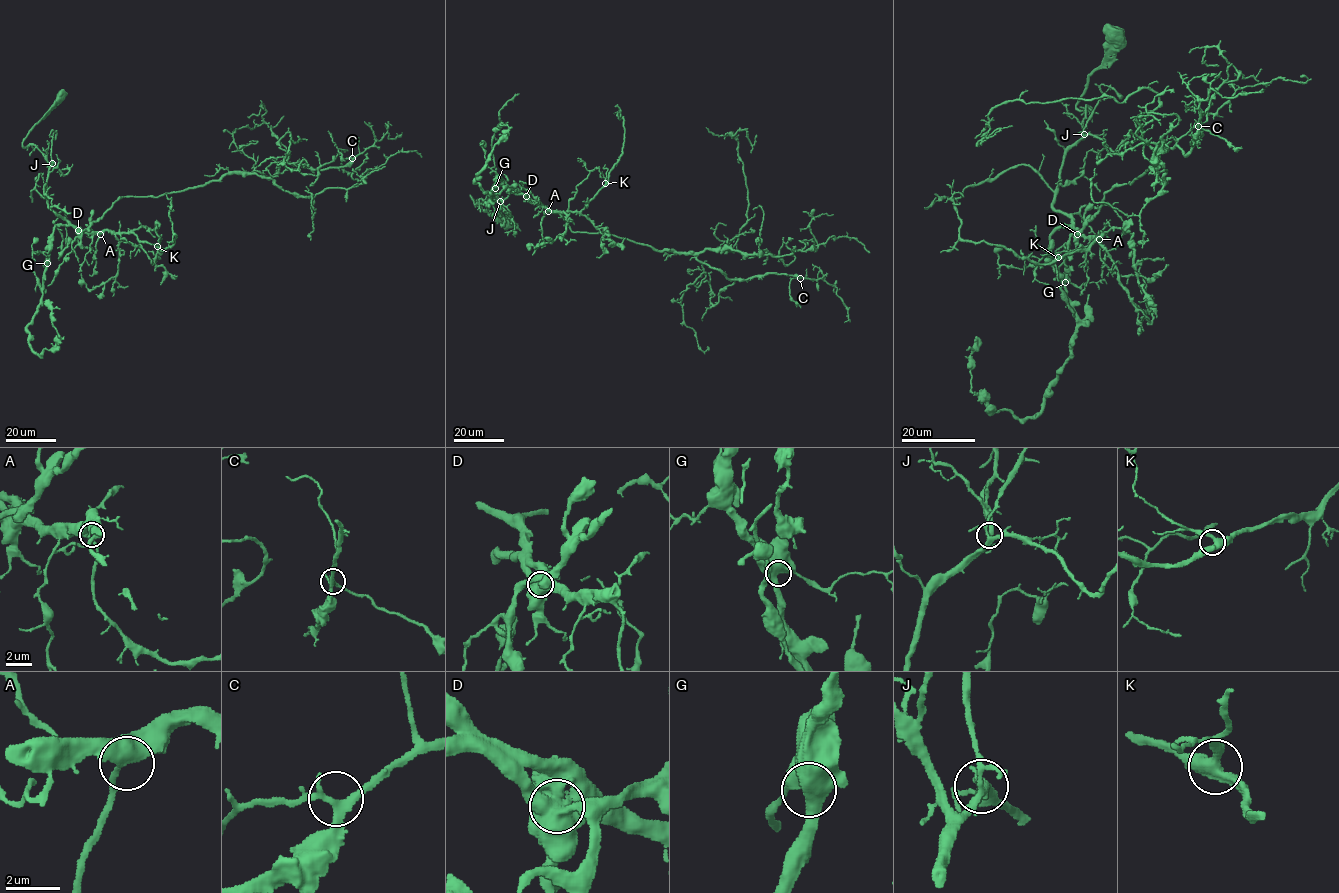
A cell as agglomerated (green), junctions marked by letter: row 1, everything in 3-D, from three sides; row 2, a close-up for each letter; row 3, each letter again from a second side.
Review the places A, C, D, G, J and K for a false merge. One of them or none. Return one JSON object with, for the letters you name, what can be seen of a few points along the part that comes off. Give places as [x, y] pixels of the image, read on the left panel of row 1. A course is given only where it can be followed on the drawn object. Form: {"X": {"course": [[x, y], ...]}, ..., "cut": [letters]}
{"D": {"course": [[78, 231], [124, 196], [273, 177], [287, 132], [300, 140], [285, 165], [308, 164]]}, "cut": ["D"]}

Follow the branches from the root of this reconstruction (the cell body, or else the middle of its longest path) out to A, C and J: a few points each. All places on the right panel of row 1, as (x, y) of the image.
A: (1117, 35), (1076, 105), (1088, 108), (1084, 135), (1066, 153), (1053, 204), (1084, 236), (1099, 239)
C: (1117, 35), (1060, 169), (1053, 207), (1072, 233), (1160, 148), (1186, 156), (1198, 126)
J: (1117, 35), (1076, 105), (1079, 109), (1088, 108), (1082, 123), (1083, 138), (1084, 134)

